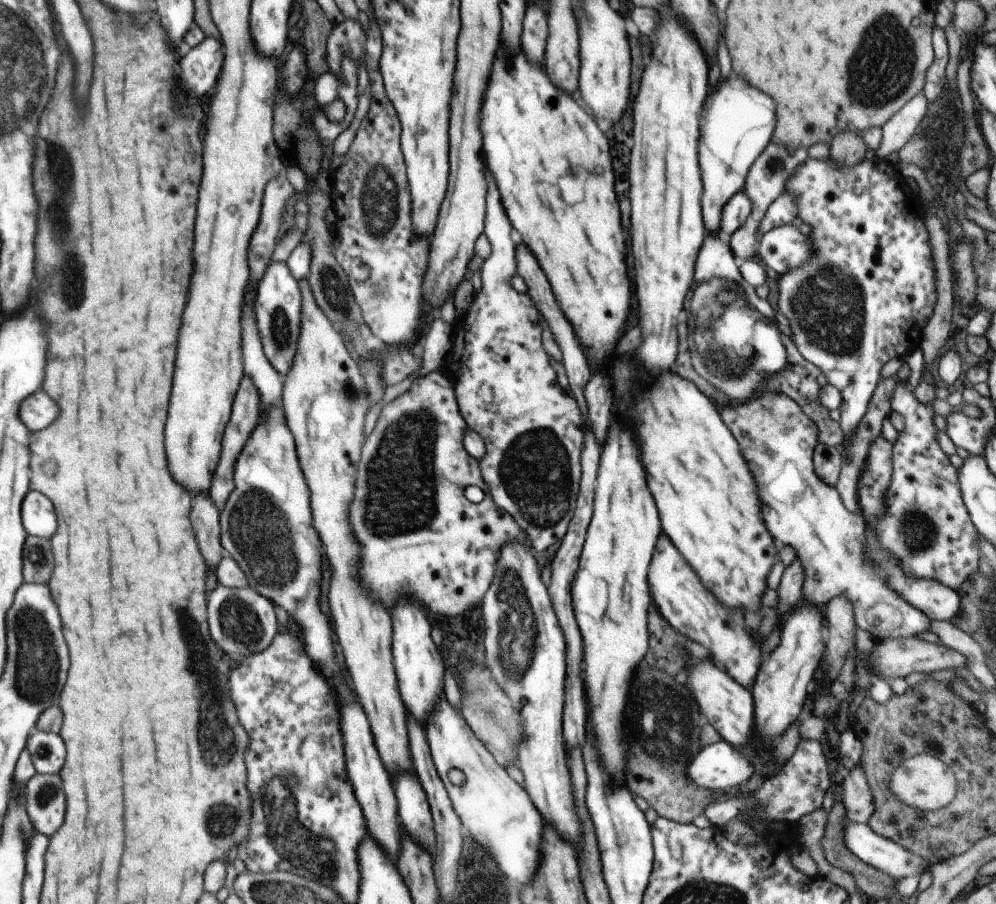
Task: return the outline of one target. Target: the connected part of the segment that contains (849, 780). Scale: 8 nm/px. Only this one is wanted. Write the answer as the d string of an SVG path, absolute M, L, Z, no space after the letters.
M858 762L844 778L842 787L842 803L845 806L845 816L852 822L867 823L875 809L875 802L865 770Z

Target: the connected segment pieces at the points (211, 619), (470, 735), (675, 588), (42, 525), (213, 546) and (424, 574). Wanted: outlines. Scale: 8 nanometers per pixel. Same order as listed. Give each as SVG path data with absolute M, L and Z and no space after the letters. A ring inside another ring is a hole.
M218 585L208 596L208 624L214 642L233 658L234 663L257 652L262 652L278 632L275 604L250 585L244 588Z
M444 695L431 716L432 722L429 719L425 734L432 750L432 760L464 830L490 850L510 880L518 880L520 884L528 882L534 876L540 858L538 846L544 828L540 812L534 808L526 789L516 784L506 770L498 766L494 756L486 750L484 743L480 742L470 725L457 714ZM452 768L458 768L466 774L465 784L454 786L448 780L446 774Z
M660 534L654 556L652 556L648 584L652 590L654 604L658 606L660 614L670 622L672 628L676 628L678 632L688 636L691 641L704 646L712 662L716 666L722 664L722 668L738 684L742 684L746 688L750 688L754 684L760 662L762 662L762 658L760 658L762 652L760 652L760 646L744 629L742 620L746 616L742 616L742 610L724 606L700 582L700 578L696 578L696 572L690 568L690 564L684 562L684 558L676 550L676 546L664 534Z
M28 494L28 502L24 502L24 526L28 526L29 535L38 538L50 538L56 532L54 506L44 494Z
M208 496L196 498L194 506L196 506L196 510L192 510L192 518L196 518L196 538L200 538L200 550L204 550L204 560L208 562L208 572L215 573L217 564L223 559L219 523L220 510Z
M442 364L432 372L420 374L405 393L382 407L374 432L362 448L348 520L352 534L360 544L360 586L364 586L366 594L380 600L386 610L394 608L398 596L408 596L416 598L428 614L432 612L450 618L464 614L466 610L475 611L490 588L503 546L524 543L532 548L516 519L497 507L491 497L479 460L470 456L463 445L467 428L459 411L454 381ZM470 485L483 490L485 495L481 502L472 503L464 495Z

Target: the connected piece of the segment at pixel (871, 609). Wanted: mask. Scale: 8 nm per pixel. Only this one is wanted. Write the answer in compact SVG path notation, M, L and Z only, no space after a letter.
M762 391L758 398L738 404L720 405L720 416L732 430L736 442L742 448L742 456L756 480L764 524L774 540L791 546L805 570L803 598L810 605L824 606L832 597L846 595L854 607L855 623L878 638L915 637L929 630L930 619L896 591L890 590L883 575L872 569L865 561L866 523L860 512L850 512L842 502L835 487L827 485L815 471L813 454L818 444L819 430L804 414L801 406L787 394Z

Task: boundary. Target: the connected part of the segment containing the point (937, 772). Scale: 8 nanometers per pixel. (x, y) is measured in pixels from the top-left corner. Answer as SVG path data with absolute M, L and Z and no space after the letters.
M916 754L904 760L889 776L888 789L900 802L919 811L937 811L951 804L958 787L952 769L931 754Z

